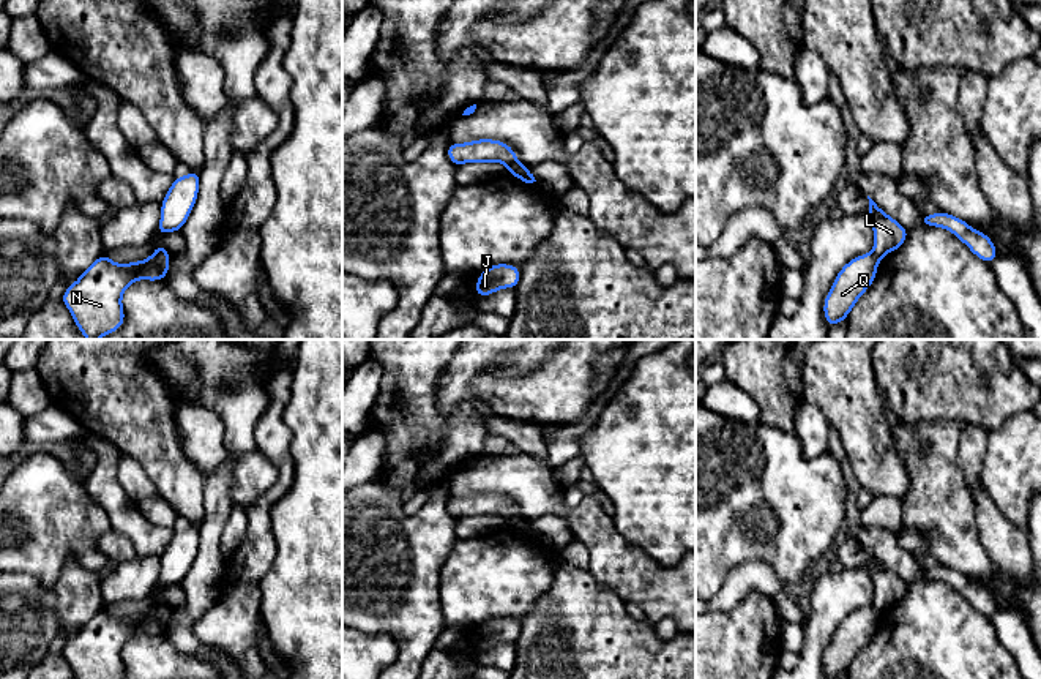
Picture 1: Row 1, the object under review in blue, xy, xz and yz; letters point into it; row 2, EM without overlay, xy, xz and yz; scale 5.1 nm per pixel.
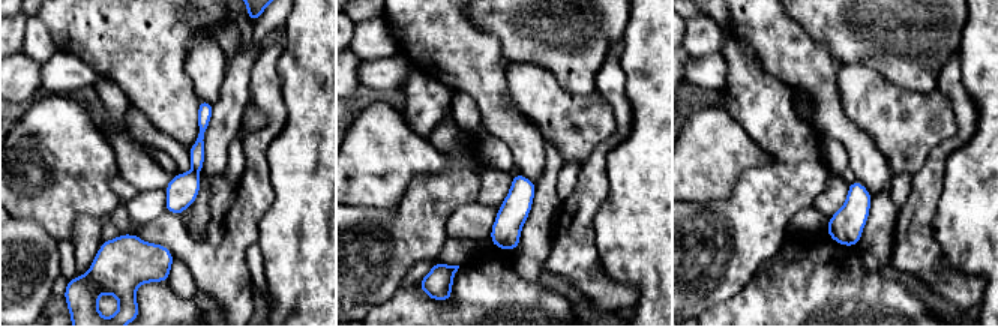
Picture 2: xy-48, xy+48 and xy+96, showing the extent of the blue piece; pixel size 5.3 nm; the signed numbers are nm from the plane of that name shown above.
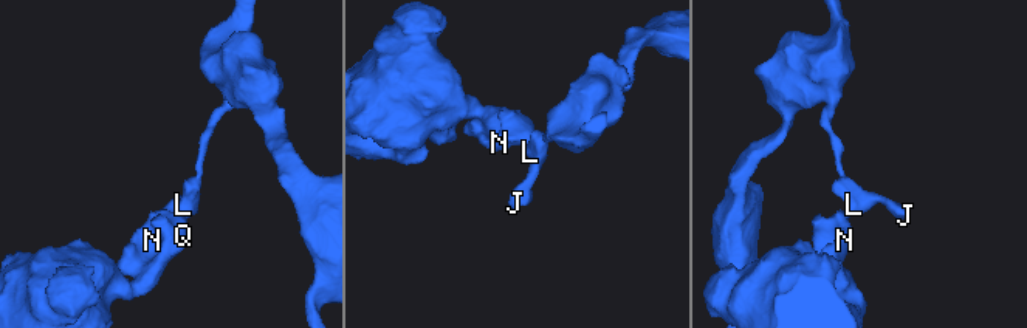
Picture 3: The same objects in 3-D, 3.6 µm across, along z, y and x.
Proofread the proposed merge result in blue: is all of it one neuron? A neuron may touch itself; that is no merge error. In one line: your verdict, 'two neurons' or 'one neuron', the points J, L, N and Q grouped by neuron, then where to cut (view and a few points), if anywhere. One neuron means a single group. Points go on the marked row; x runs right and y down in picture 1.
two neurons; groups J L / N Q; cut xz (519, 163), (508, 168)

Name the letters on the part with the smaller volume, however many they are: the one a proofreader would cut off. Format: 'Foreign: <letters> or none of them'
Foreign: J, L

